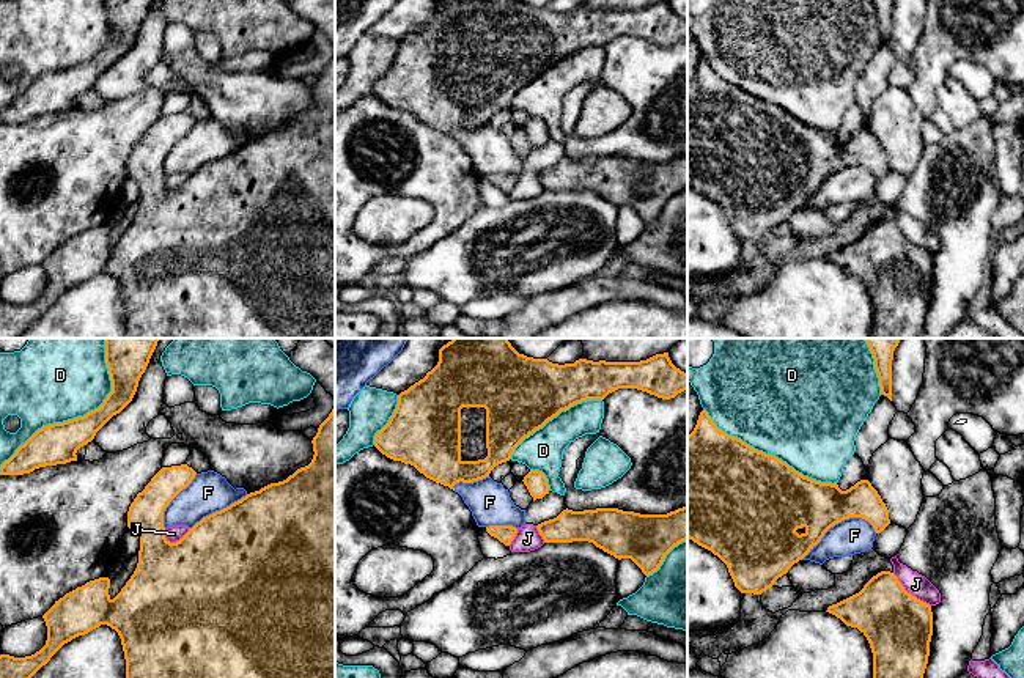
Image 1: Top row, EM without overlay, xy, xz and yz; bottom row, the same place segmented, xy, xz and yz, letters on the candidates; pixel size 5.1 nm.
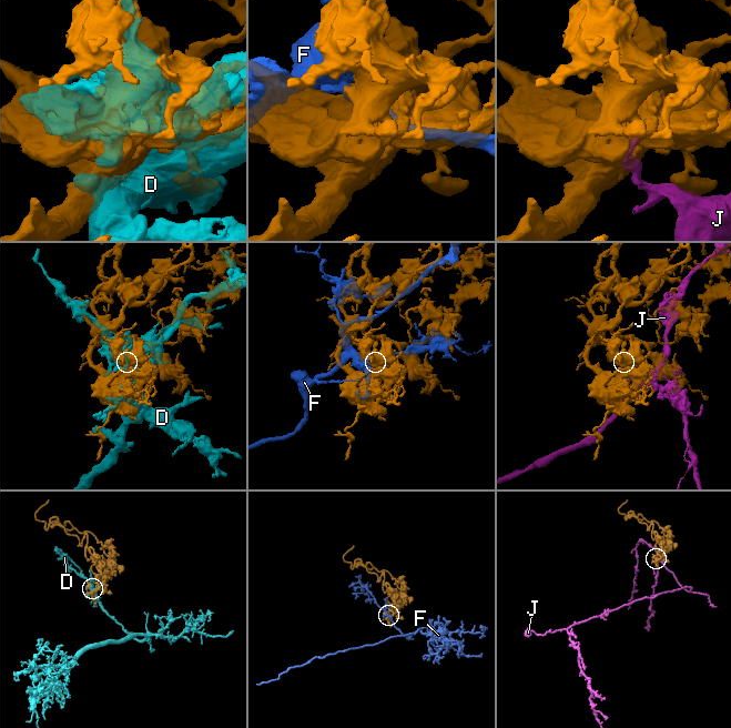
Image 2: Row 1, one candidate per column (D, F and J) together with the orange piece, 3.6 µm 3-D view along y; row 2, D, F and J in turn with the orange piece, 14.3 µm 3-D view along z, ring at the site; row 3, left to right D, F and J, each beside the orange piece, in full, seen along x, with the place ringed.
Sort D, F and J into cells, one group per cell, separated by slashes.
D / F / J

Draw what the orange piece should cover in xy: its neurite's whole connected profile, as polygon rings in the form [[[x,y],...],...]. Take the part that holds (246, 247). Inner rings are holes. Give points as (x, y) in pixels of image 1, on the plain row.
[[[335,53],[319,72],[311,91],[315,102],[308,113],[297,116],[283,129],[271,131],[203,165],[176,190],[165,186],[164,159],[192,131],[197,120],[187,112],[162,115],[137,142],[127,159],[127,175],[140,184],[138,211],[131,227],[113,247],[109,242],[110,227],[99,225],[55,249],[42,263],[47,288],[39,299],[25,305],[0,302],[0,338],[20,338],[64,291],[101,272],[115,277],[121,286],[126,307],[126,338],[335,338]]]

